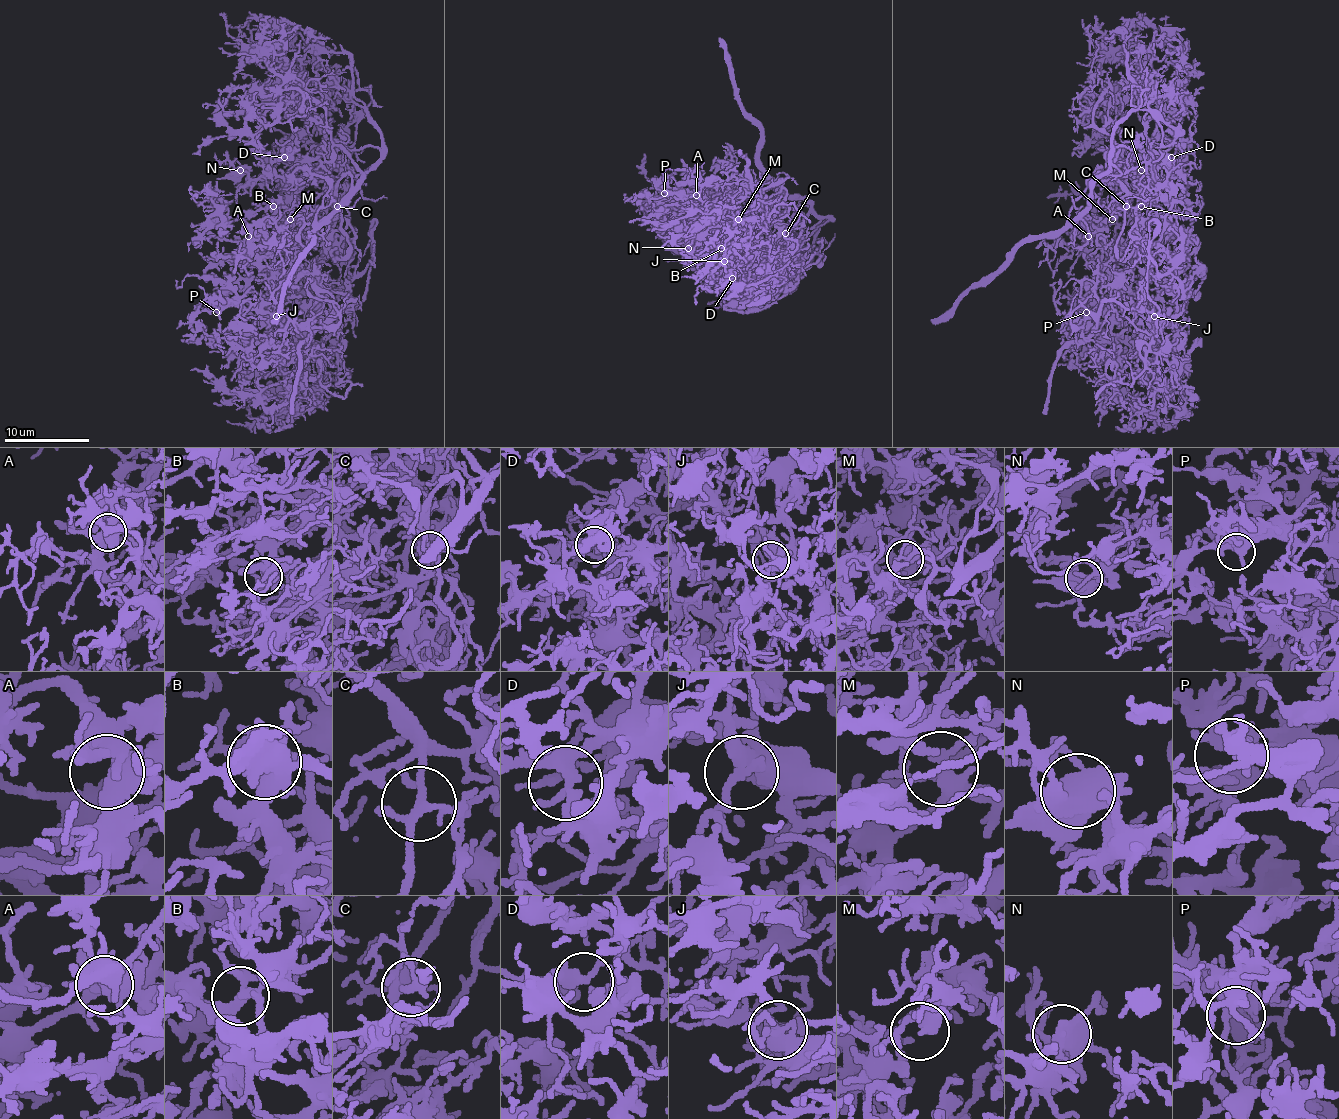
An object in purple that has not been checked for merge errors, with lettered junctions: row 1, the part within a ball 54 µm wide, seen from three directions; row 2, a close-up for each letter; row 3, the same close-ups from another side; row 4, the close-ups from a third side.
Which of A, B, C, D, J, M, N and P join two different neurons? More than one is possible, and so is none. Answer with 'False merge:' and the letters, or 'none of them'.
False merge: none of them

